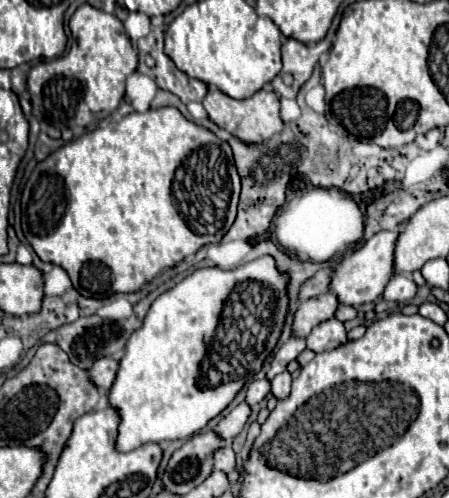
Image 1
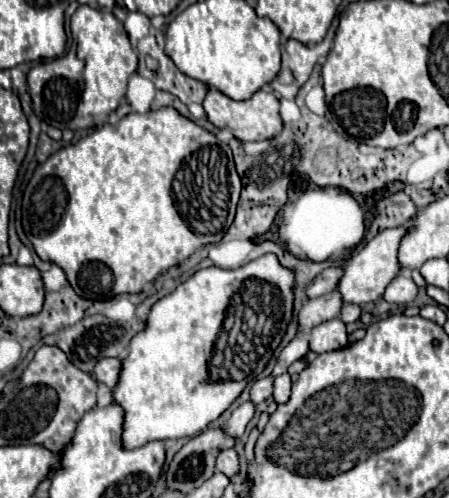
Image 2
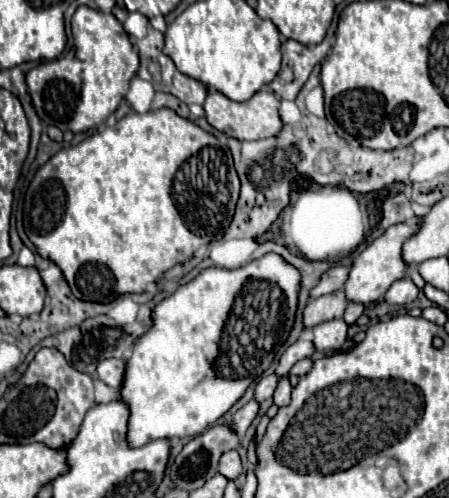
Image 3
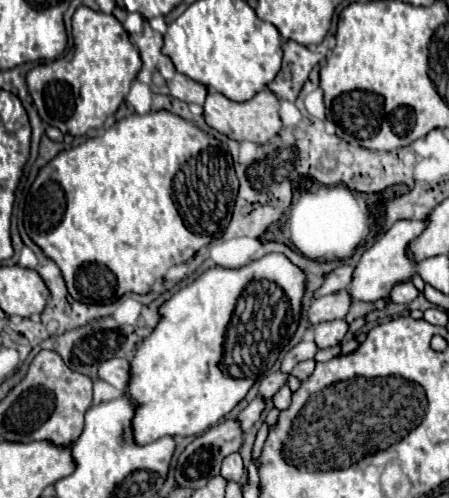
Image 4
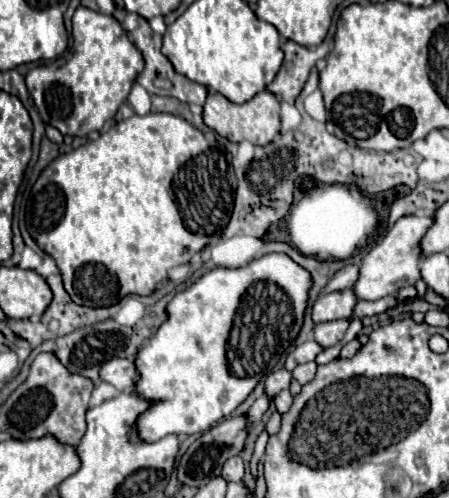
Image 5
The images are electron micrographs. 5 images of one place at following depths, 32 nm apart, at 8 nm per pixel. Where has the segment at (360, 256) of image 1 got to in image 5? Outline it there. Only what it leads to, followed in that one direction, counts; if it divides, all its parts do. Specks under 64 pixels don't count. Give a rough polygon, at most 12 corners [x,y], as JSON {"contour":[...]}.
{"contour":[[404,216],[362,258],[352,286],[378,300],[420,280],[432,216]]}

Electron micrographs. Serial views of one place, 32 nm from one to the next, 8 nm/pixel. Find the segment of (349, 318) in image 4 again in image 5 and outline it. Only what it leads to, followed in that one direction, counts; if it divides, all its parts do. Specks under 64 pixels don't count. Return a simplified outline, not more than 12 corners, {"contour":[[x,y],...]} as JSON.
{"contour":[[394,296],[384,300],[358,300],[354,316],[364,318],[396,306]]}

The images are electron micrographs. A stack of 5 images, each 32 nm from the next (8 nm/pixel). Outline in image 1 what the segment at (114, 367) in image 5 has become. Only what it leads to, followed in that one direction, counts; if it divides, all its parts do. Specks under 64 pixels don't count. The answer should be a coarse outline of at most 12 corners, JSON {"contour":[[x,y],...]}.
{"contour":[[98,358],[88,370],[96,388],[108,390],[116,376],[118,362]]}

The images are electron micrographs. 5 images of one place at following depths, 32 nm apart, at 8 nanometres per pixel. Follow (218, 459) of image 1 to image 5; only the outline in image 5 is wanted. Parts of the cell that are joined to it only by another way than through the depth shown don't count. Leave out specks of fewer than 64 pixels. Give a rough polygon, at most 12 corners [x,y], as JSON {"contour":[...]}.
{"contour":[[240,456],[224,462],[222,478],[226,482],[240,482],[244,464]]}

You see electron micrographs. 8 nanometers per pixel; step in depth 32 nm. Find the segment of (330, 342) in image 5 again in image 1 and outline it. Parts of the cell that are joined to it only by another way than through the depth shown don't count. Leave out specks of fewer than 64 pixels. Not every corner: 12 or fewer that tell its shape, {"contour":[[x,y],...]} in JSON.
{"contour":[[336,318],[318,324],[308,336],[312,352],[326,352],[348,342]]}

